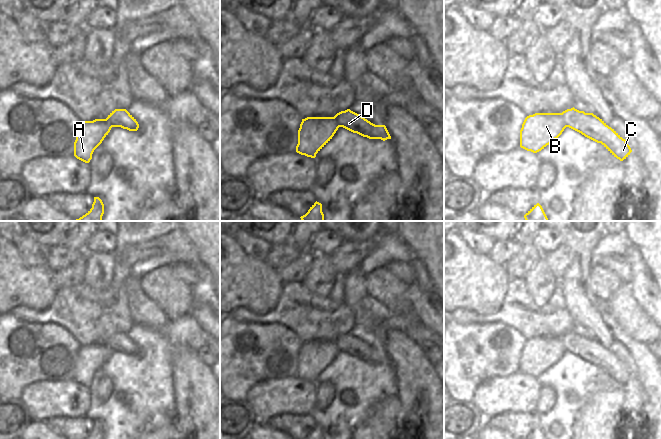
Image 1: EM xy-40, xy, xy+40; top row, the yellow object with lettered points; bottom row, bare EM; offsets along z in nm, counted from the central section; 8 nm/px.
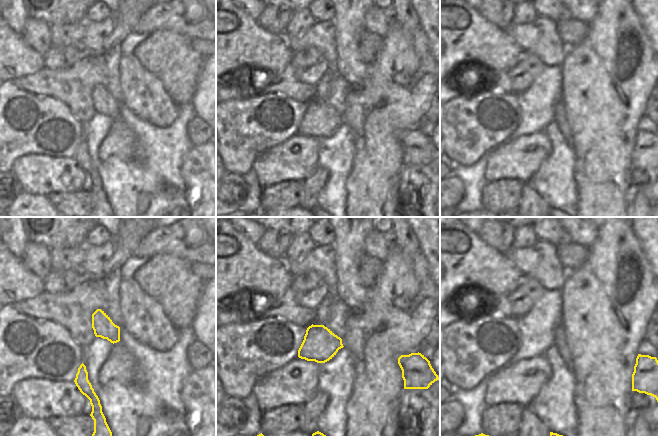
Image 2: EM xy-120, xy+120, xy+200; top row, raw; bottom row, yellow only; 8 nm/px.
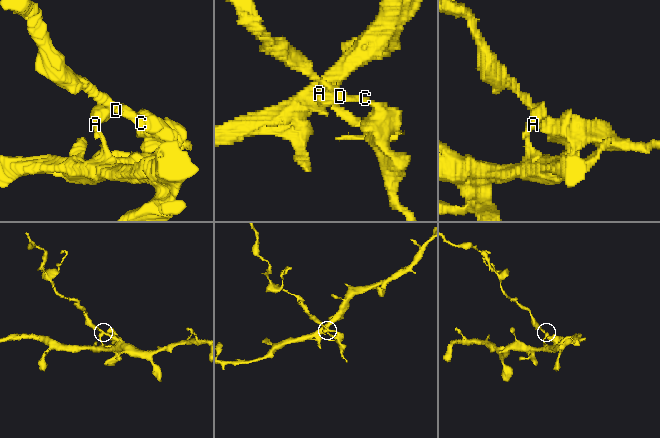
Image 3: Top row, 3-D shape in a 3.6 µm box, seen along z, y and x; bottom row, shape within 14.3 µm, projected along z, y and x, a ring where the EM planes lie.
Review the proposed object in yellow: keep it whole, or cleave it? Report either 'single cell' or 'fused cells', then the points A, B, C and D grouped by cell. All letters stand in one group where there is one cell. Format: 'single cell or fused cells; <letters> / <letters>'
fused cells; A B / C D

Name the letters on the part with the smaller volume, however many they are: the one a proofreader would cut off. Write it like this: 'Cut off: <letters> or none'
Cut off: C, D

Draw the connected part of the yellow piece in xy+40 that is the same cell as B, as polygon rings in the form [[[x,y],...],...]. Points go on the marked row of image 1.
[[[535,113],[525,118],[520,130],[520,147],[537,153],[557,139],[566,124],[562,113]]]

